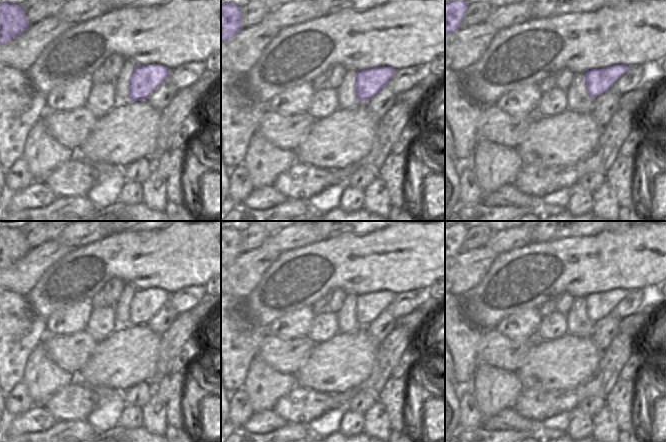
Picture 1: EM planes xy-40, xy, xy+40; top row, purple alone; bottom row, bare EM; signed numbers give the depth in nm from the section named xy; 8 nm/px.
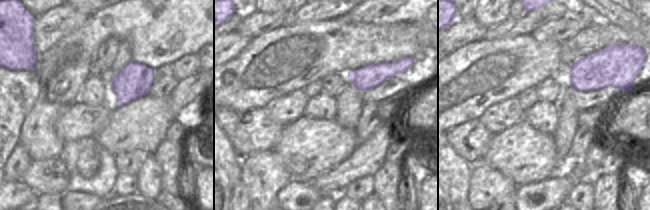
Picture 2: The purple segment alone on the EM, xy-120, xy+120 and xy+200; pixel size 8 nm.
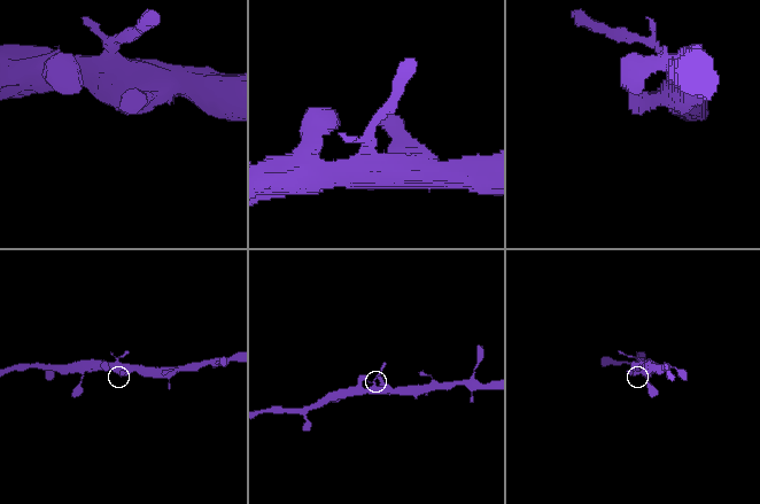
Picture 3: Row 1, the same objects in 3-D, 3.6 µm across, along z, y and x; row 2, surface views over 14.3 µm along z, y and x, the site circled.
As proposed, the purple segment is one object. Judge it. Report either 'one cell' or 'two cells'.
one cell

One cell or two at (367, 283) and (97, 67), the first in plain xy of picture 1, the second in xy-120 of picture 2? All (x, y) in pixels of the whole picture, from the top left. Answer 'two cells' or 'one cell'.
two cells

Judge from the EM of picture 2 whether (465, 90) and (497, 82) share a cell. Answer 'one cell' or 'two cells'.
one cell

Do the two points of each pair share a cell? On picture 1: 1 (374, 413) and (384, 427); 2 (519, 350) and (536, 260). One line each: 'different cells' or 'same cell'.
1: same cell
2: different cells

